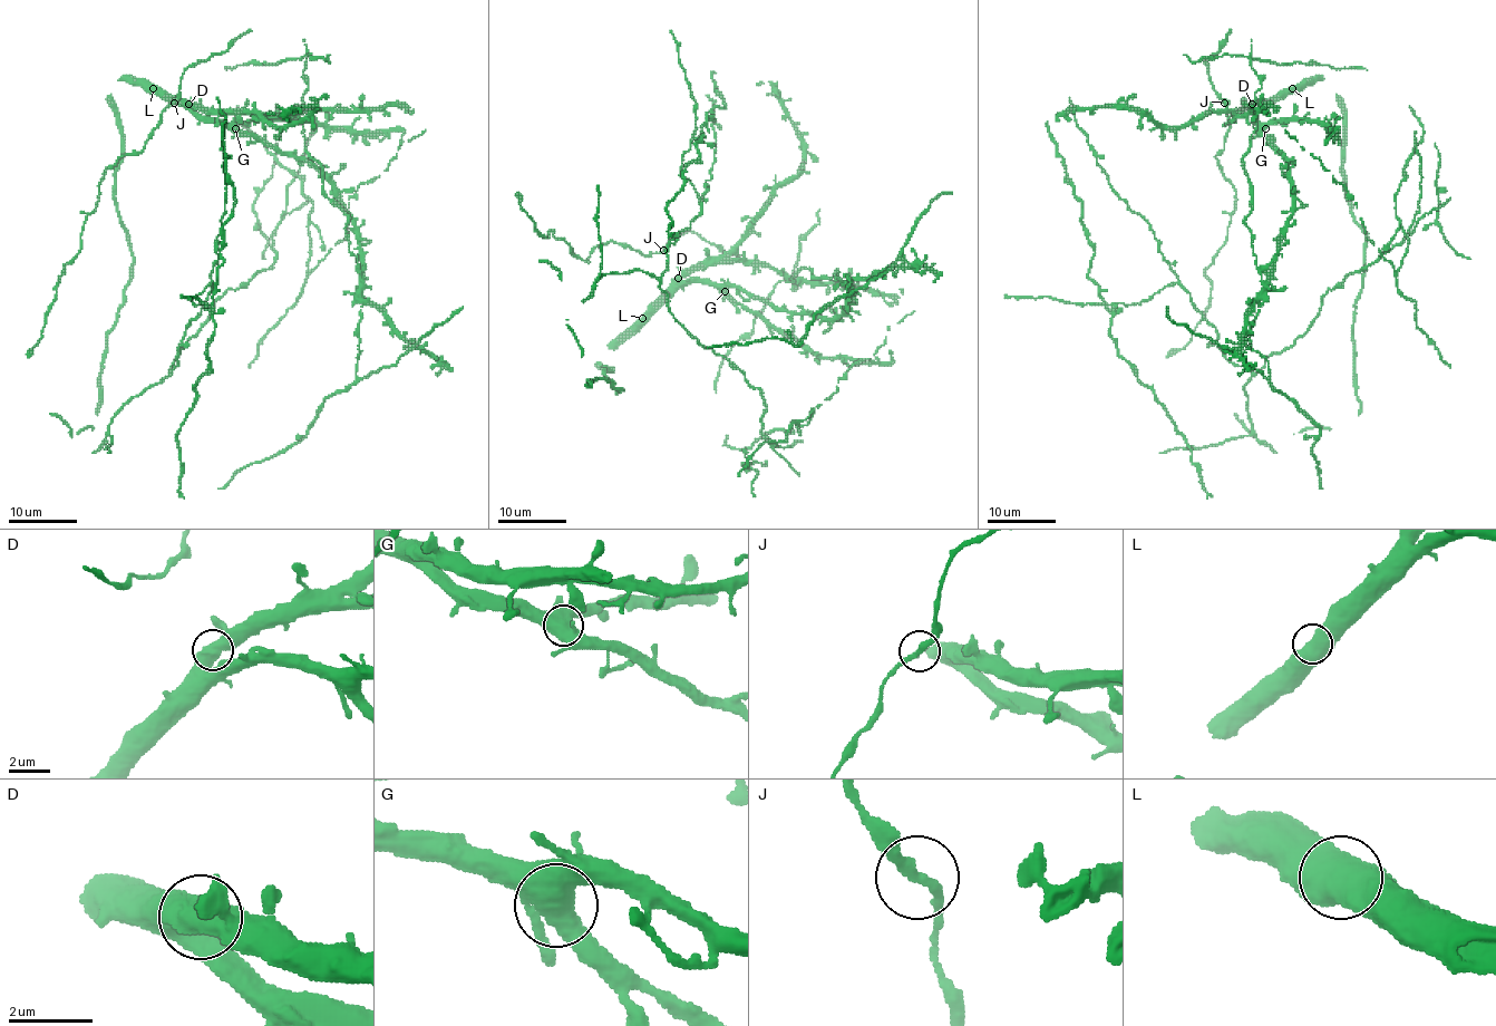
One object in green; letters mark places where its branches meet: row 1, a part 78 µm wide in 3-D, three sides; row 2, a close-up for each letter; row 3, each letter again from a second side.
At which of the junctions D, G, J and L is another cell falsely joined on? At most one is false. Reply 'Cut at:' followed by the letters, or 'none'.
Cut at: none

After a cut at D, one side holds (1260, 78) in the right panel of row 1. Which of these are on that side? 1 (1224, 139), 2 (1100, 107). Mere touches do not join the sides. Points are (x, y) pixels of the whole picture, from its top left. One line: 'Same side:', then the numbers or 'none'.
Same side: 2

